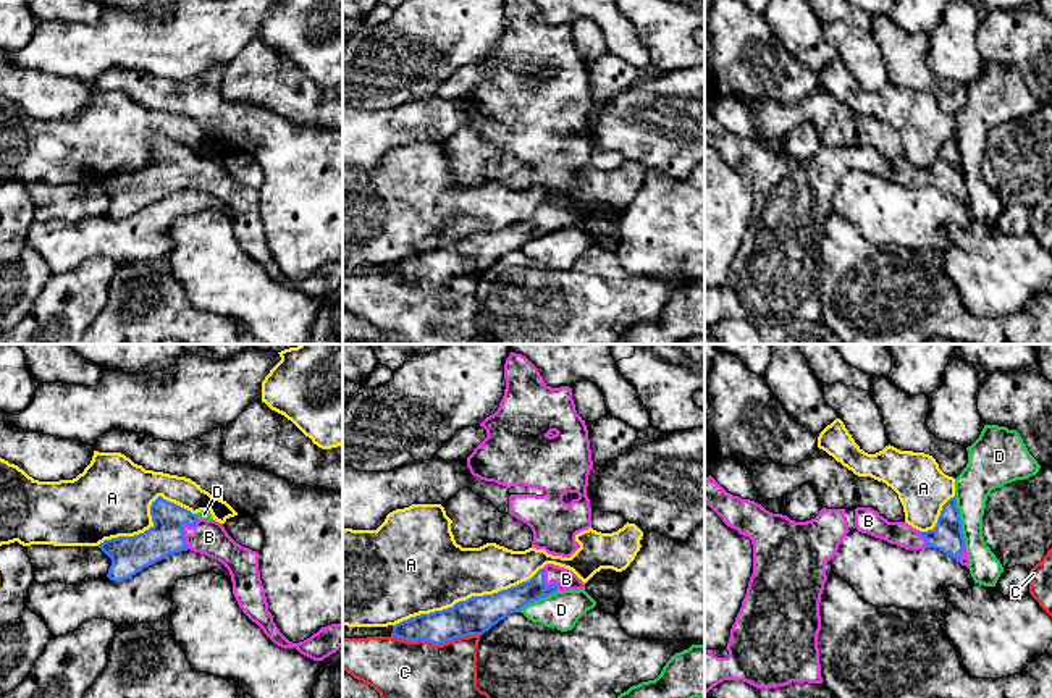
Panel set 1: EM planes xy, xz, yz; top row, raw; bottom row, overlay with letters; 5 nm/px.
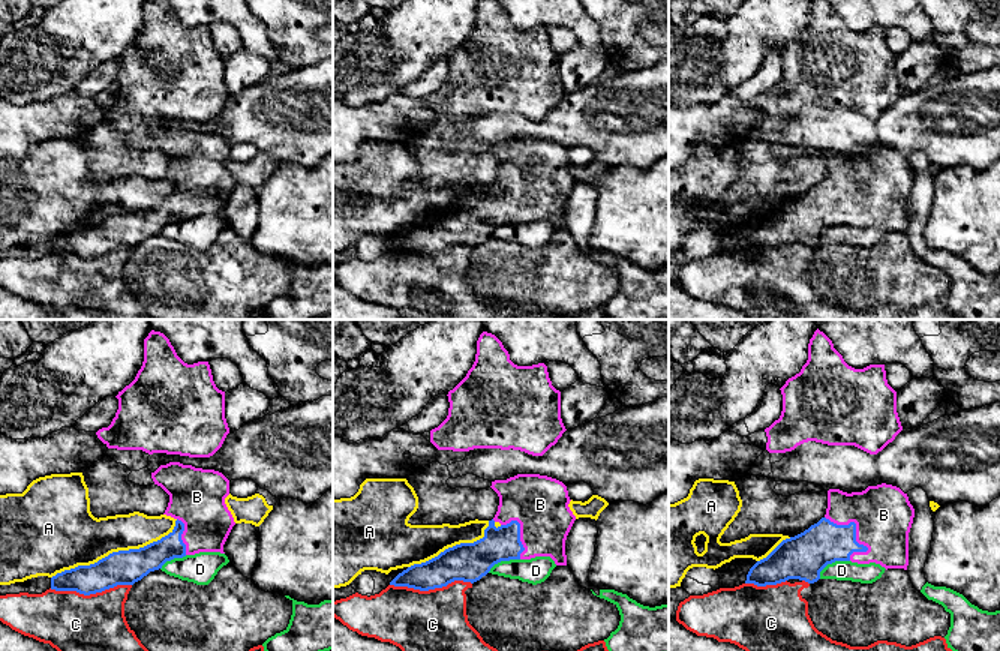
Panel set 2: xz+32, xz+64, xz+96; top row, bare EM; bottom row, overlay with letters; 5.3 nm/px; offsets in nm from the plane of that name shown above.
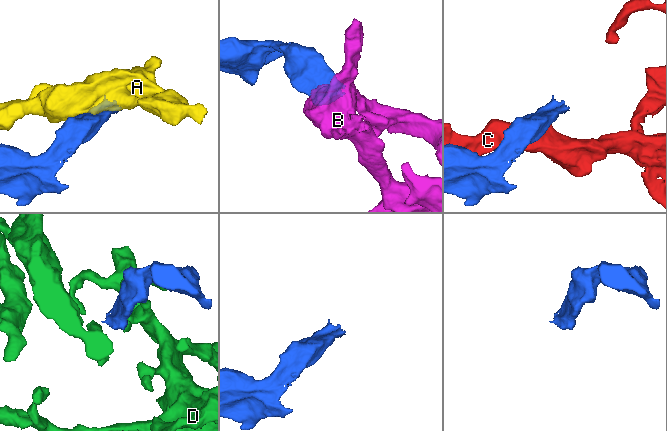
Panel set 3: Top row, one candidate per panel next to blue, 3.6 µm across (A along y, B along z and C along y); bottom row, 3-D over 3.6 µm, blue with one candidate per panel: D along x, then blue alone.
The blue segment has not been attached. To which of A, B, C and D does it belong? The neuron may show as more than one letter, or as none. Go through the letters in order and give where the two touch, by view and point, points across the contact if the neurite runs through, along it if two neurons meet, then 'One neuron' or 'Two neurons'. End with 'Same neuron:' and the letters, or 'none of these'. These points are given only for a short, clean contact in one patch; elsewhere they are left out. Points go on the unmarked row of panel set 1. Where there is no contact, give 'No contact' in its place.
A: Touches blue at xz (469, 236). Two neurons
B: Touches blue at xy (181, 167). Path across: xy (167, 175), (181, 167), (209, 175). One neuron
C: Touches blue at xz (437, 281). Two neurons
D: Touches blue at yz (960, 160). Two neurons
Same neuron: B

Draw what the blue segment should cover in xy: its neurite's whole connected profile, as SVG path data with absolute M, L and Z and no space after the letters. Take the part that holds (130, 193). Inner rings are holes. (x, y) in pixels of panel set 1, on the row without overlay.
M158 134L150 144L150 153L154 163L145 168L144 171L134 174L118 174L112 178L105 178L99 183L99 186L112 197L112 204L108 207L107 215L113 220L123 220L141 210L142 207L165 197L170 192L181 191L181 189L194 189L205 192L218 200L221 200L233 220L233 233L242 247L242 250L255 260L263 271L278 284L281 286L296 286L301 292L313 297L323 299L330 292L336 291L343 284L343 262L331 262L322 265L317 271L310 276L292 281L289 280L273 260L273 254L268 249L268 241L265 234L265 226L260 218L259 208L259 191L249 186L241 184L236 181L228 170L225 168L223 162L217 158L199 157L191 149L170 141Z

